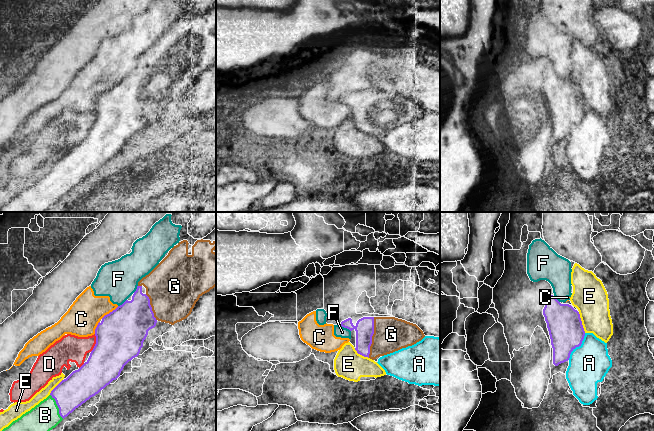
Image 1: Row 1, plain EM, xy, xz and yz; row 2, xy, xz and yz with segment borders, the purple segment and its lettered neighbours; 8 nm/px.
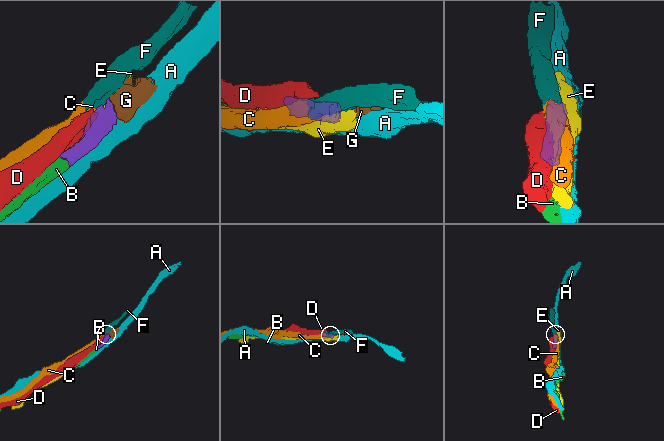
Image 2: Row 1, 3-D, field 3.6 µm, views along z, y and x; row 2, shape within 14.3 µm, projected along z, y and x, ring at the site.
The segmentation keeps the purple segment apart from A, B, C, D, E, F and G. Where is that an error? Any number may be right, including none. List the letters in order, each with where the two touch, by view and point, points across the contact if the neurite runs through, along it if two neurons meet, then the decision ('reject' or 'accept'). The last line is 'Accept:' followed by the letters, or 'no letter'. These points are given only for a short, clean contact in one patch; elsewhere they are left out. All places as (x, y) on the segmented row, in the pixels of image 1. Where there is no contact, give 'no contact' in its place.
A: contact yz (577, 346); reject
B: contact xy (57, 405); way xy (81, 385), (57, 405), (45, 416); accept
C: contact xy (110, 312); border xy (118, 306), (101, 318); reject
D: contact xy (96, 343); reject
E: contact yz (581, 322); reject
F: contact xz (346, 327); border xz (341, 325), (350, 331); reject
G: contact xz (371, 337); way xz (364, 328), (371, 337), (391, 334); accept
Accept: B, G

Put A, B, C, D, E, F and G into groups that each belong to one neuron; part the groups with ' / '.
A / B G / C F / D / E

